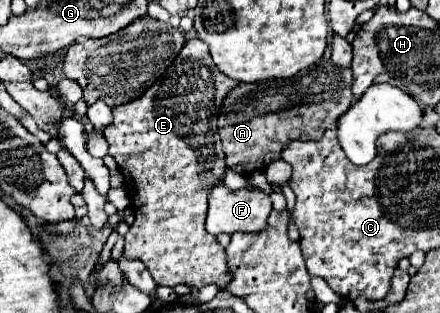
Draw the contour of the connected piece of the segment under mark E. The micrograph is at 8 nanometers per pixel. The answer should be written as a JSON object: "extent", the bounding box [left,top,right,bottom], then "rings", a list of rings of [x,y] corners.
{"extent":[104,40,238,290],"rings":[[[186,40],[166,74],[158,78],[140,98],[124,106],[116,106],[114,122],[104,130],[104,138],[110,146],[108,154],[116,160],[124,176],[124,188],[136,214],[136,220],[124,238],[126,244],[122,256],[144,262],[158,286],[186,284],[200,290],[206,284],[224,288],[230,282],[226,252],[218,244],[216,236],[206,232],[204,220],[210,190],[214,190],[214,184],[222,184],[222,174],[226,172],[226,154],[218,136],[218,114],[226,94],[234,90],[234,86],[238,86],[238,82],[226,78],[226,74],[214,66],[208,46],[202,40]]]}

